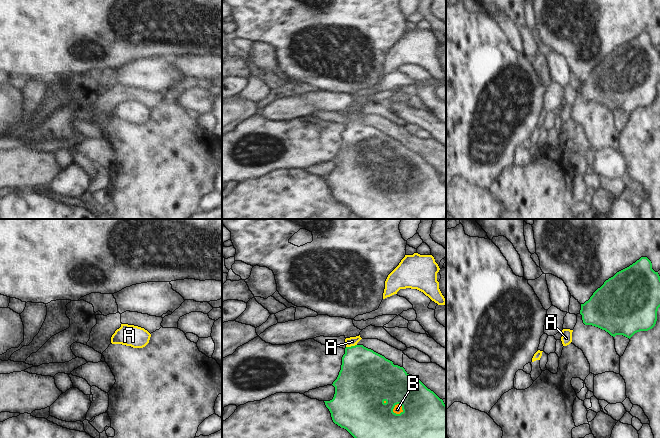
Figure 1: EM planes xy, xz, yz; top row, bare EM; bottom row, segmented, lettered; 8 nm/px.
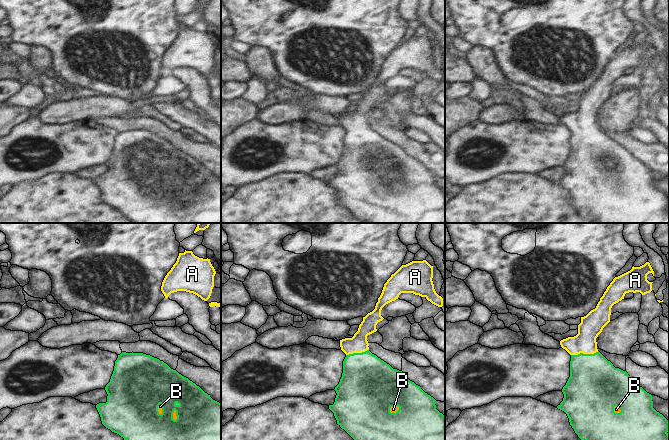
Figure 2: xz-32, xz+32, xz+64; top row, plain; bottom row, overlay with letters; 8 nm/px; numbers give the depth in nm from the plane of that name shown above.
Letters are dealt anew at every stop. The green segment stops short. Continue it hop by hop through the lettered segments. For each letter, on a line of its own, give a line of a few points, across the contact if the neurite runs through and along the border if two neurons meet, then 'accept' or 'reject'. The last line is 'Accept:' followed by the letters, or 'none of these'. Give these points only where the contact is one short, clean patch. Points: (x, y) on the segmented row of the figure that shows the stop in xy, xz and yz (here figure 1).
A: xz (364, 374), (351, 346), (352, 341) | accept
B: accept
Accept: A, B

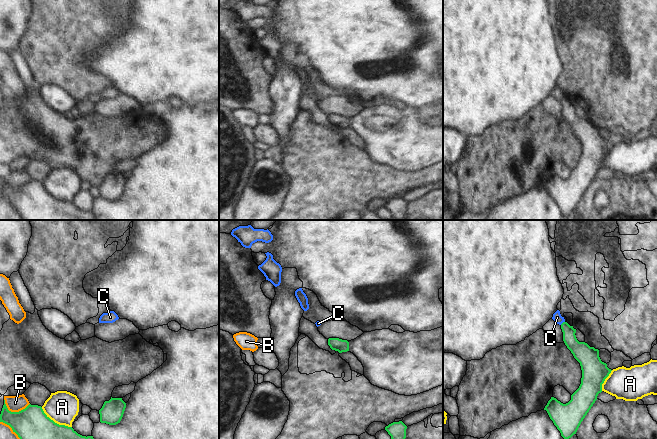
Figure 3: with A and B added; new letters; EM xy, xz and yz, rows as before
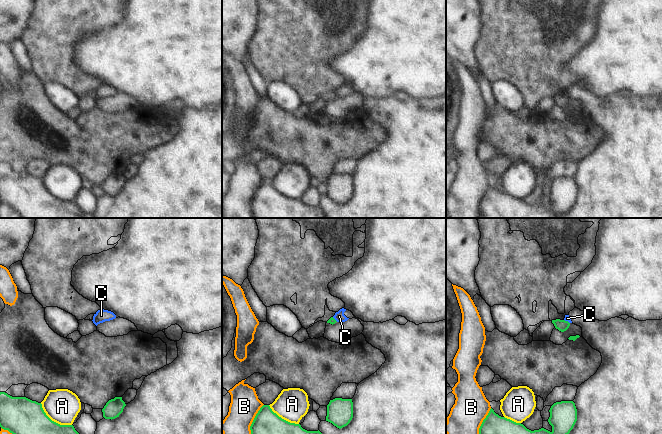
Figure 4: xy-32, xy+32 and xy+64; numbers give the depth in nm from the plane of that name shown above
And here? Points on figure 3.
A: reject
B: xy (4, 399), (6, 407), (11, 411), (20, 411), (29, 403) | reject
C: yz (564, 321), (560, 324) | reject
Accept: none of these

